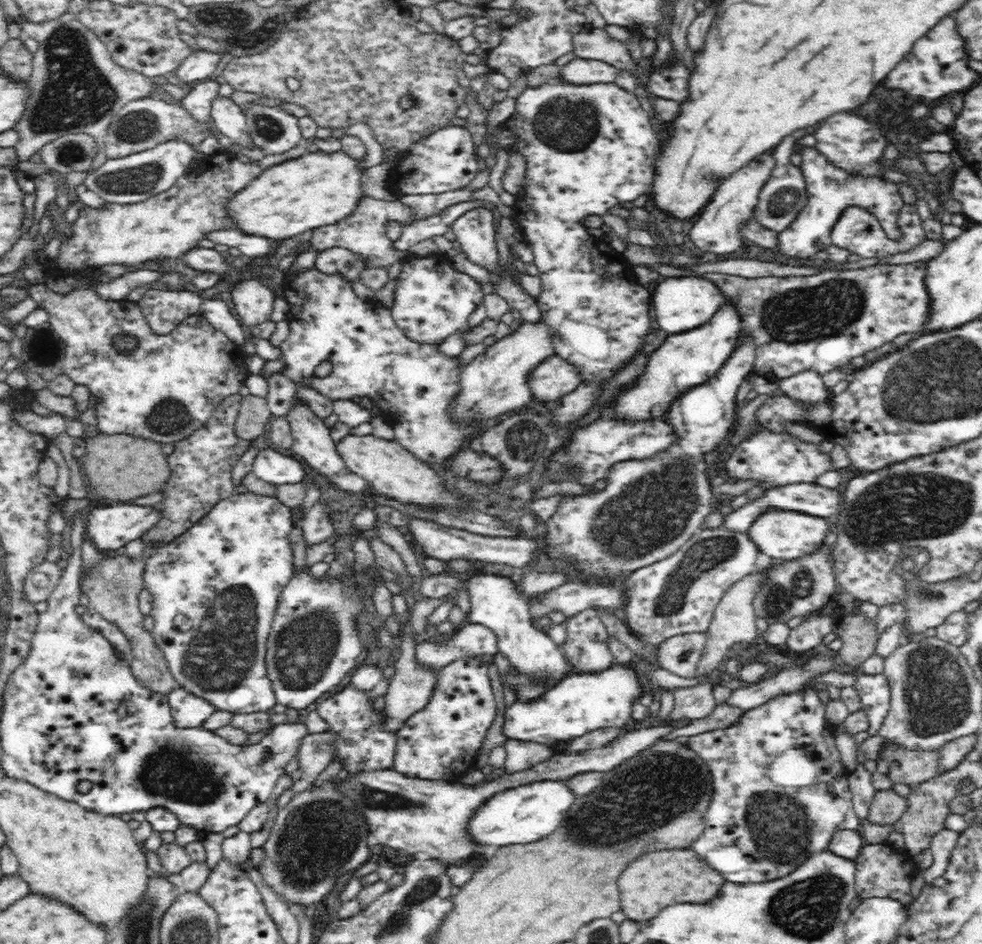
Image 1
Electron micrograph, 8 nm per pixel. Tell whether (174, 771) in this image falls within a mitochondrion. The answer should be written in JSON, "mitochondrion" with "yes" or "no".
{"mitochondrion":"yes"}

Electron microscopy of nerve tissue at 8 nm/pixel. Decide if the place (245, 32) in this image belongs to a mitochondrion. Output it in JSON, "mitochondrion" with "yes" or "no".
{"mitochondrion":"yes"}

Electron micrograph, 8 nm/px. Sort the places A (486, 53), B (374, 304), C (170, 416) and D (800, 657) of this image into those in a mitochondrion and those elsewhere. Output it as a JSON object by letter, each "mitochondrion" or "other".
{"A":"other","B":"other","C":"mitochondrion","D":"other"}

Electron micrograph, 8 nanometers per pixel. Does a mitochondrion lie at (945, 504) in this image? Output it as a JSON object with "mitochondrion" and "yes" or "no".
{"mitochondrion":"yes"}

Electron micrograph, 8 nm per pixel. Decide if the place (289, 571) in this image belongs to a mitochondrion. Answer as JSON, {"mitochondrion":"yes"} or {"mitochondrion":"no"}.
{"mitochondrion":"no"}

